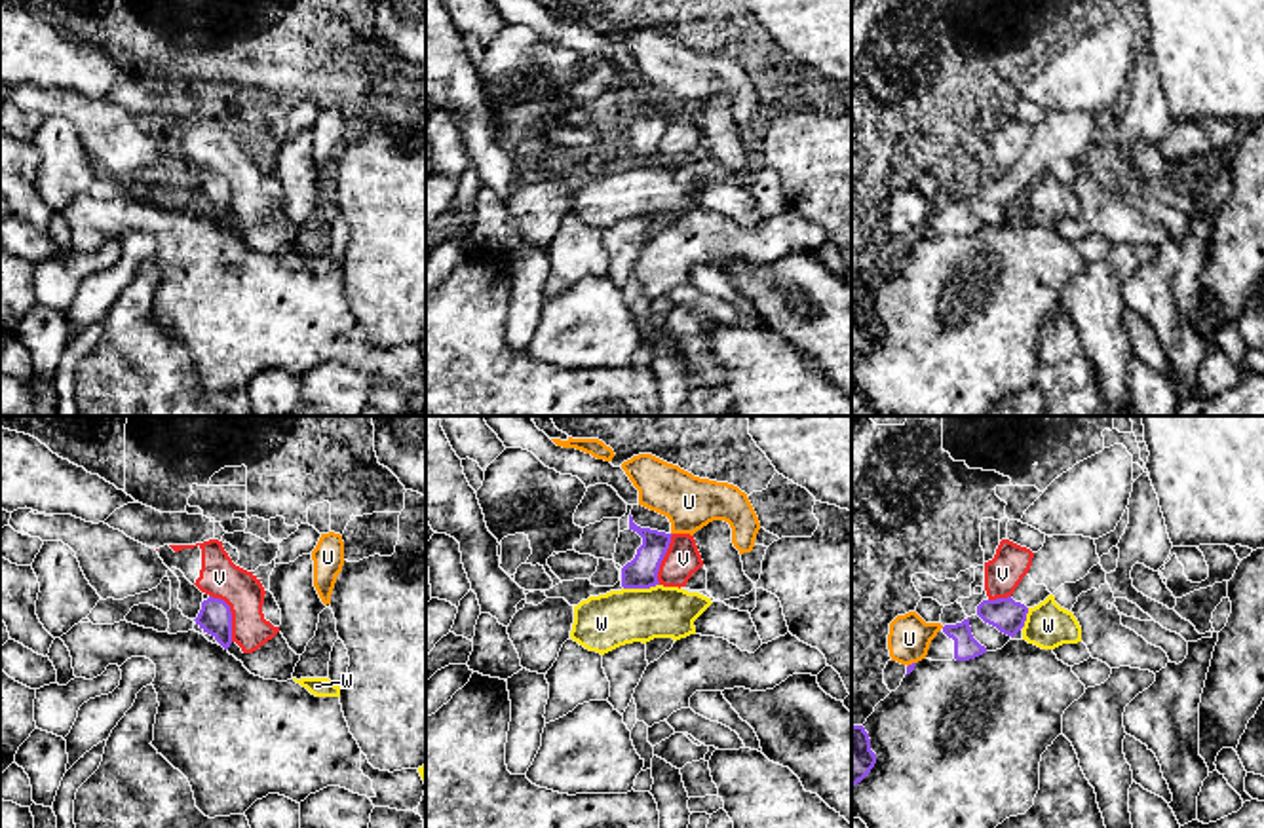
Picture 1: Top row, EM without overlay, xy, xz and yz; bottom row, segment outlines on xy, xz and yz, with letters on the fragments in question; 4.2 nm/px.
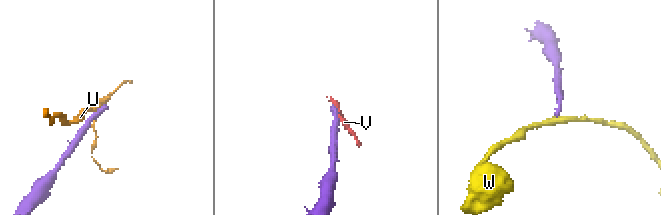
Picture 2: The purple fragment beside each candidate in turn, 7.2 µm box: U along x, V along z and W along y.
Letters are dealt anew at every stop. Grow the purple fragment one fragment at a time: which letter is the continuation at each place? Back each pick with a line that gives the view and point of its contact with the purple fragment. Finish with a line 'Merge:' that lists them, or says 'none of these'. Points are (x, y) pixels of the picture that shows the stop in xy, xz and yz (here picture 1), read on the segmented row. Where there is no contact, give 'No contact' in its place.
Merge: none of these

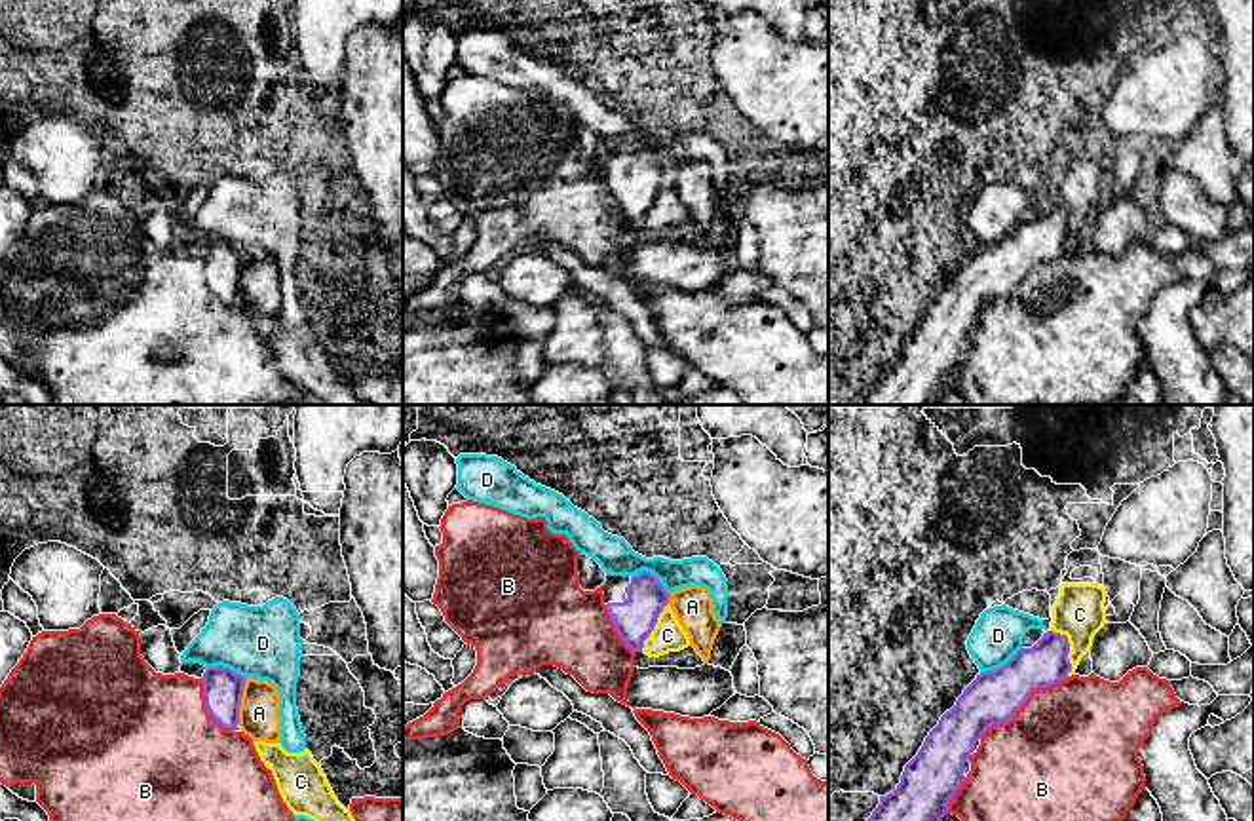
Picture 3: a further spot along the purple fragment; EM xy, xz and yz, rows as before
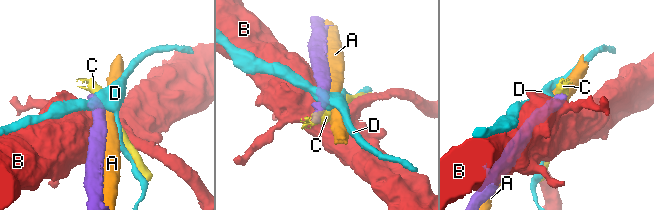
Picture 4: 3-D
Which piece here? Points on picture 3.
Merge: none of these

